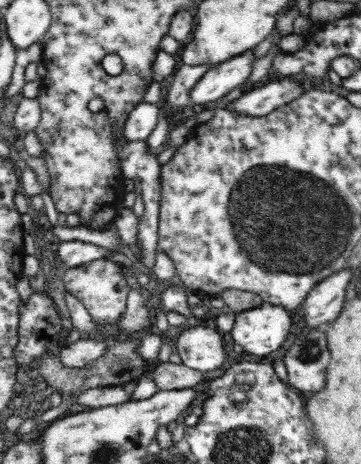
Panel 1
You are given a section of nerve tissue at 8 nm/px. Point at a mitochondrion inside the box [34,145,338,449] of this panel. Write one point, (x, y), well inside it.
(310, 351)

